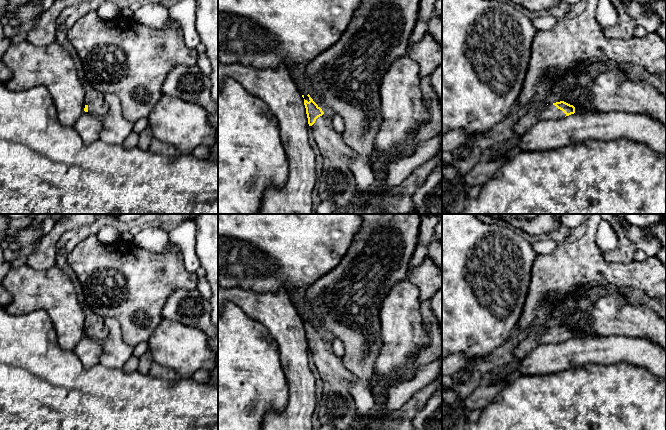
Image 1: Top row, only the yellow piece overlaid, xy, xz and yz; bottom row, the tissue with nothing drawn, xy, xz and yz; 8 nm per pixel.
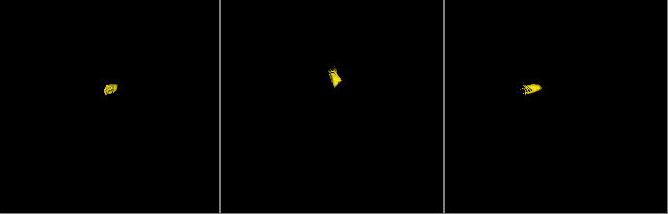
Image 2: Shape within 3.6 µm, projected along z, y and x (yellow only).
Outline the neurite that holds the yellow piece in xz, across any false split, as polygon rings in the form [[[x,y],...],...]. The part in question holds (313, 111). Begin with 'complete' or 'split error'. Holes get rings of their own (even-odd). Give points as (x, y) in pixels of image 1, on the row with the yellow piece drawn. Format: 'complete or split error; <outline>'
split error; [[[310,95],[309,102],[304,99],[304,105],[306,108],[306,114],[308,118],[308,124],[312,127],[312,132],[315,141],[319,147],[321,154],[323,155],[323,171],[318,176],[317,190],[322,201],[333,201],[335,203],[335,210],[333,214],[337,214],[340,210],[346,207],[354,199],[365,195],[368,190],[359,192],[355,188],[354,177],[350,170],[349,164],[353,157],[356,157],[354,153],[342,140],[340,134],[336,133],[332,129],[332,119],[330,114],[324,113],[322,109],[313,101]]]

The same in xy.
split error; [[[100,96],[85,105],[84,111],[102,119],[108,111],[108,104]]]

